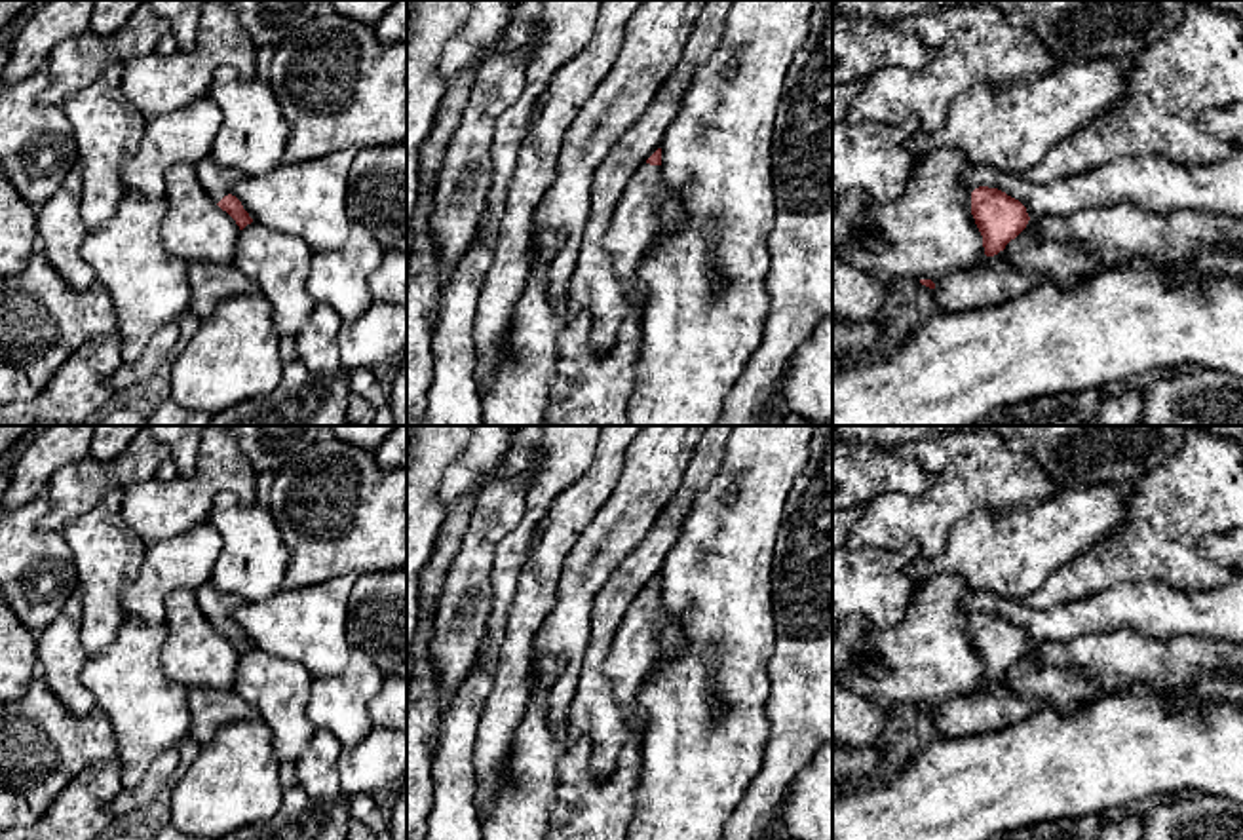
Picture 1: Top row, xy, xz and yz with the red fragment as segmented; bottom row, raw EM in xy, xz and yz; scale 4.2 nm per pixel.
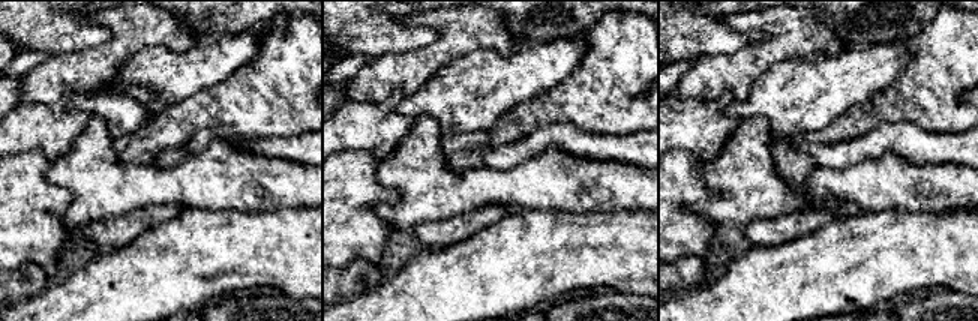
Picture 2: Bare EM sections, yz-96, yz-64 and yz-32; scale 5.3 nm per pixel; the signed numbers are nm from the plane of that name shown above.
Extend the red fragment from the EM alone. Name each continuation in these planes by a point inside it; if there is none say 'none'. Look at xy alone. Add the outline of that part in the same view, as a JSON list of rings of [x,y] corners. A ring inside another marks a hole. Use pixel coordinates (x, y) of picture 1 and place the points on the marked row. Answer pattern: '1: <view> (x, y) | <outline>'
1: xy (215, 179) | [[[209,156],[196,163],[196,175],[207,196],[219,203],[230,194],[230,186],[243,177],[241,171],[234,167],[224,167],[213,162]]]

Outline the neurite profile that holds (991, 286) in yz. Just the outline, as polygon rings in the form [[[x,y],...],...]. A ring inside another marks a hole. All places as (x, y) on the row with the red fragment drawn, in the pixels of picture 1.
[[[1005,262],[954,272],[933,289],[945,314],[977,312],[1019,298],[1045,283],[1045,276],[1019,272]]]

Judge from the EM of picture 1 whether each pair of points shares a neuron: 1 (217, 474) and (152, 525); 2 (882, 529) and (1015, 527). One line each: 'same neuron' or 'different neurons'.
1: same neuron
2: different neurons

